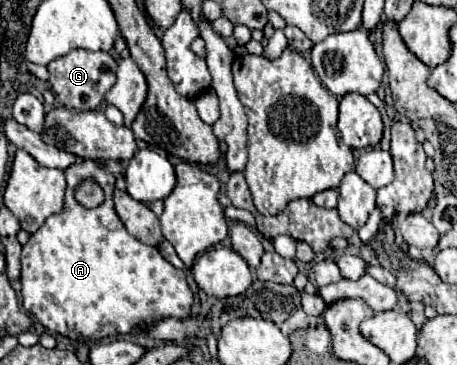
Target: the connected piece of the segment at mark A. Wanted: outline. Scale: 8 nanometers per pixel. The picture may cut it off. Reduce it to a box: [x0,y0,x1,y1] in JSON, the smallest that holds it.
[21,159,193,341]

